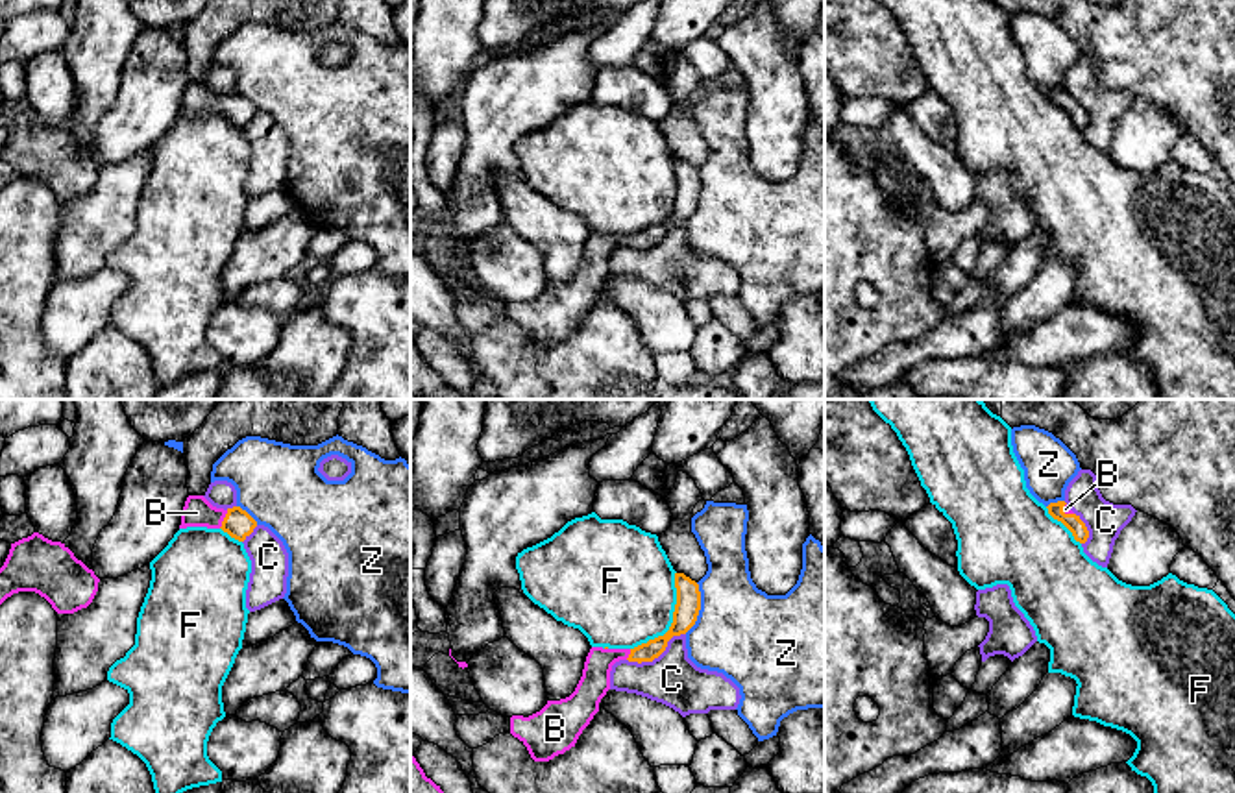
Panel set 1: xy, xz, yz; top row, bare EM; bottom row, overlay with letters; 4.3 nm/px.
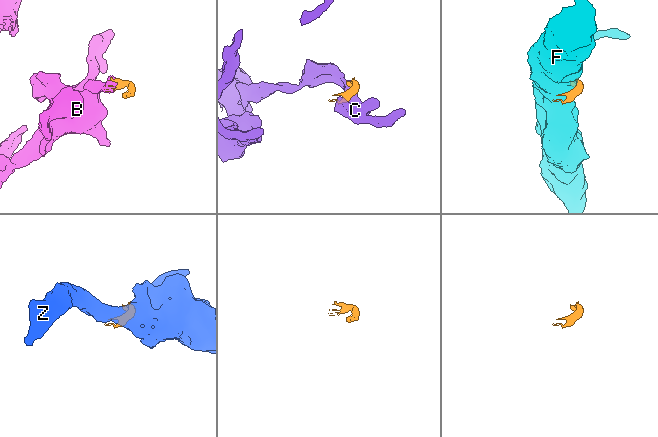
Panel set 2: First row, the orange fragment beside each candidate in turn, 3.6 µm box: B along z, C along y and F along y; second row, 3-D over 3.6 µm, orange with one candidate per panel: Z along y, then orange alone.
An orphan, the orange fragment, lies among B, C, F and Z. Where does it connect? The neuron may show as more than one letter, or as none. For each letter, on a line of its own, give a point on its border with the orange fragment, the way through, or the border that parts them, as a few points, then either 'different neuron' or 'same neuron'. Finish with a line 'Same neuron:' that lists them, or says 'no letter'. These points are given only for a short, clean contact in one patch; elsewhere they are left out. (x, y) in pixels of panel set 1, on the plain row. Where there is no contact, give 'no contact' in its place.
B: contact xy (224, 106); way xy (237, 109), (224, 106), (196, 98); same neuron
C: contact xz (657, 243); different neuron
F: contact xz (673, 206); different neuron
Z: contact xz (699, 195); different neuron
Same neuron: B

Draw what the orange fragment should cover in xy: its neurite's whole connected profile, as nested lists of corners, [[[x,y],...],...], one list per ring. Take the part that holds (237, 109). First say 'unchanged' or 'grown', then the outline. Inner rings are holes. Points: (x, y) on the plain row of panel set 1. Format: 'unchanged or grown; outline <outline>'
grown; outline [[[189,81],[179,115],[187,113],[222,115],[231,124],[244,128],[257,113],[257,107],[240,92],[224,96],[213,92],[203,81]]]

